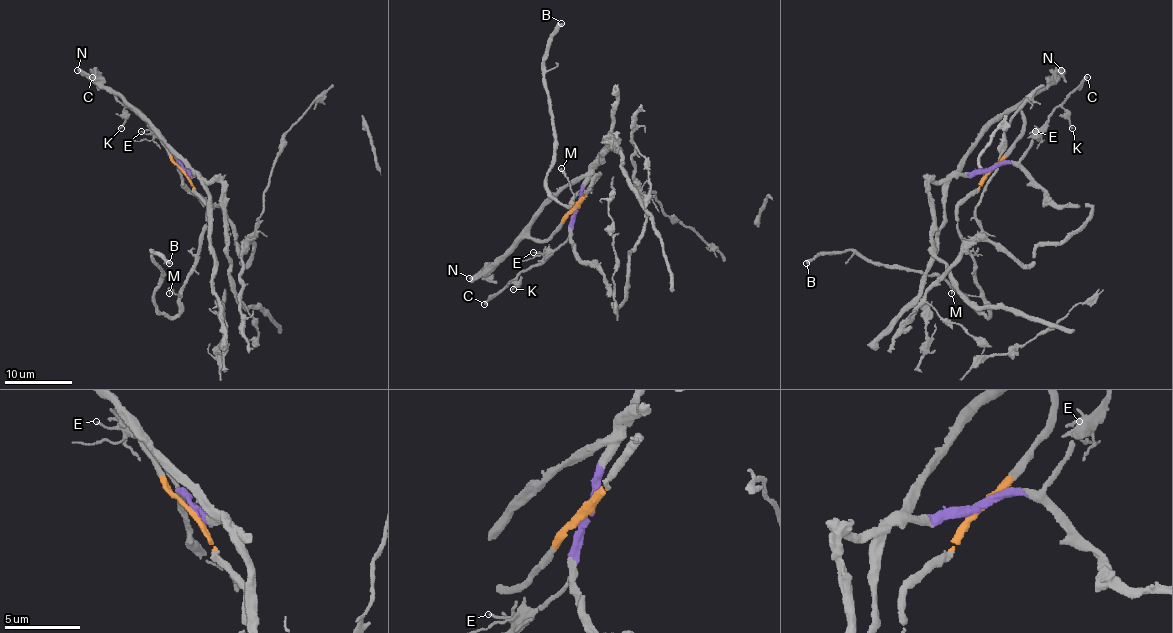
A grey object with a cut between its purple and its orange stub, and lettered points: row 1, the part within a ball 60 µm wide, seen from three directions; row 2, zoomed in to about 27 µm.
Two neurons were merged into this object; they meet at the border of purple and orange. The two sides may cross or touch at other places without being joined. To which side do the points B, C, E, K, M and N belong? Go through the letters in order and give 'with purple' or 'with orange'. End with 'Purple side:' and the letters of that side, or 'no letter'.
B: with orange
C: with purple
E: with purple
K: with purple
M: with orange
N: with orange
Purple side: C, E, K

